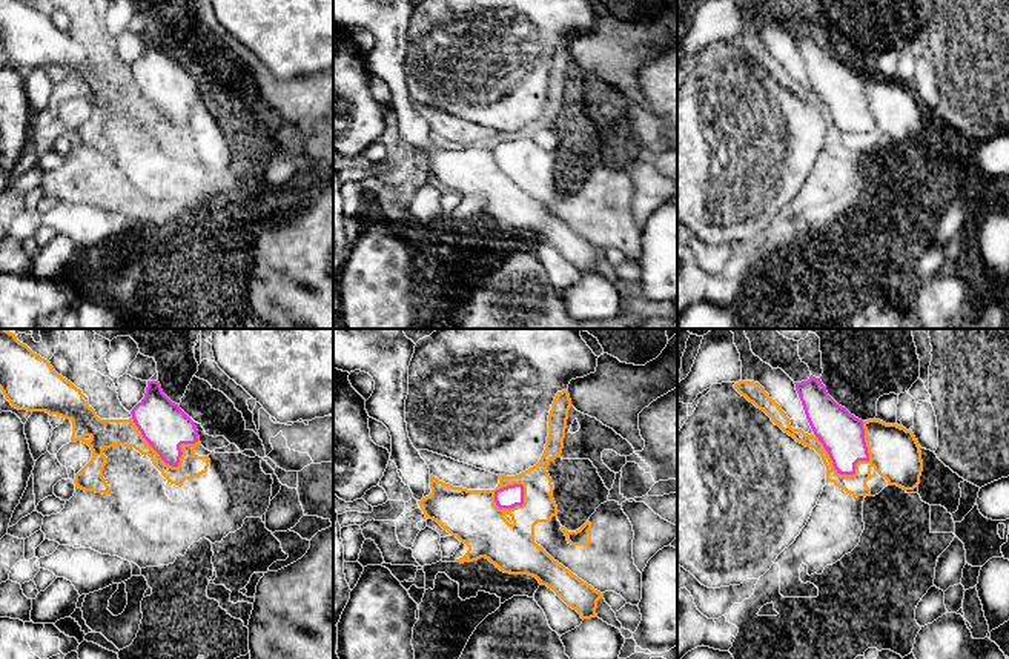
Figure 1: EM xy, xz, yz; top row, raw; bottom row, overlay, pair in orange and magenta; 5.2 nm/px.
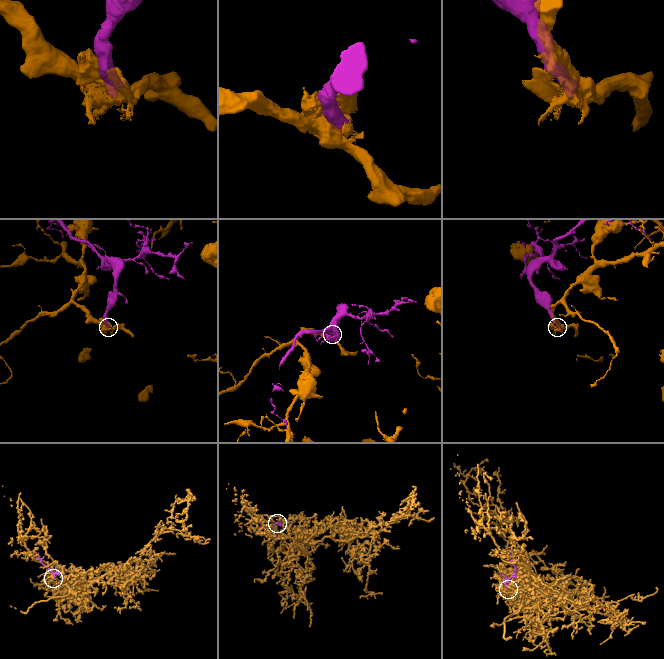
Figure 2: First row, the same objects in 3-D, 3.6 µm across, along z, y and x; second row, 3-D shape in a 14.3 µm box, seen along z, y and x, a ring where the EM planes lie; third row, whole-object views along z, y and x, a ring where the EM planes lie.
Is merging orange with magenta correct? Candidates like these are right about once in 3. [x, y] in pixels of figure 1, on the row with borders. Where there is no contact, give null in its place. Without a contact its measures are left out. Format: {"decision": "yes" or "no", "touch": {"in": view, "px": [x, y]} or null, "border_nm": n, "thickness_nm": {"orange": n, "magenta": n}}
{"decision": "no", "touch": {"in": "yz", "px": [839, 473]}, "border_nm": 320, "thickness_nm": {"orange": 160, "magenta": 220}}

